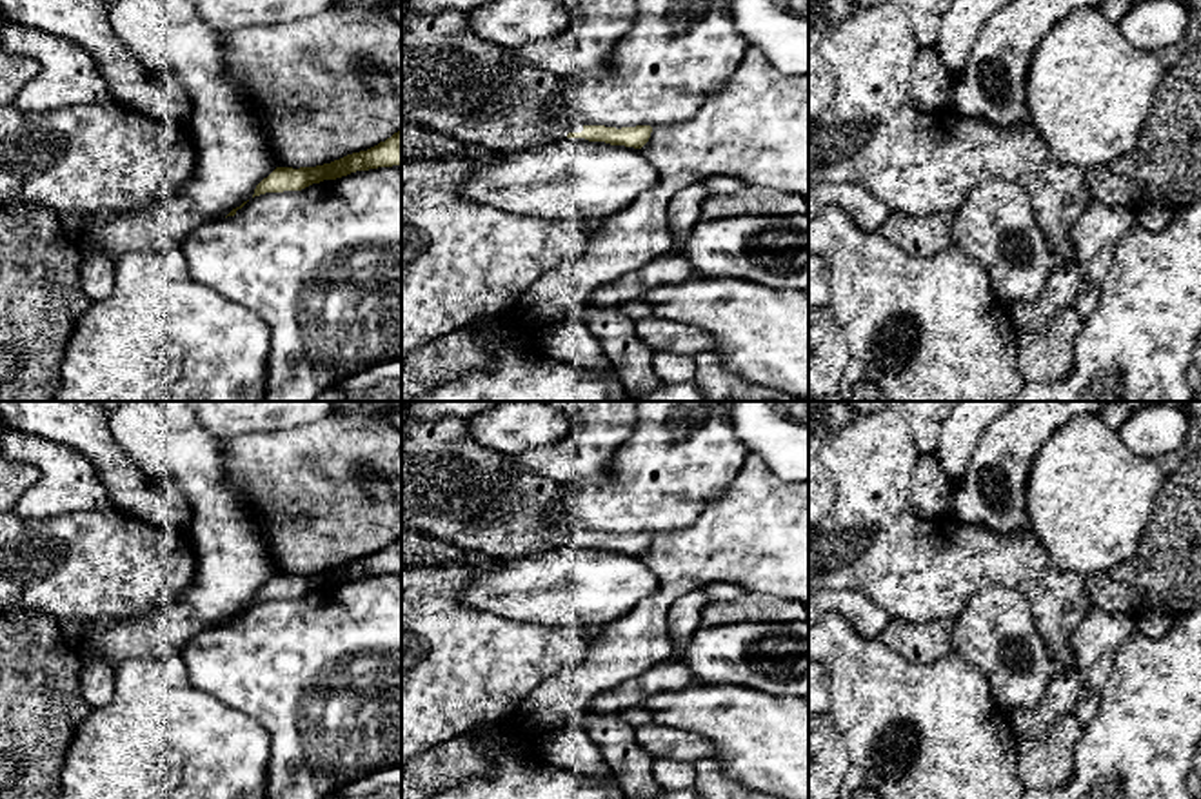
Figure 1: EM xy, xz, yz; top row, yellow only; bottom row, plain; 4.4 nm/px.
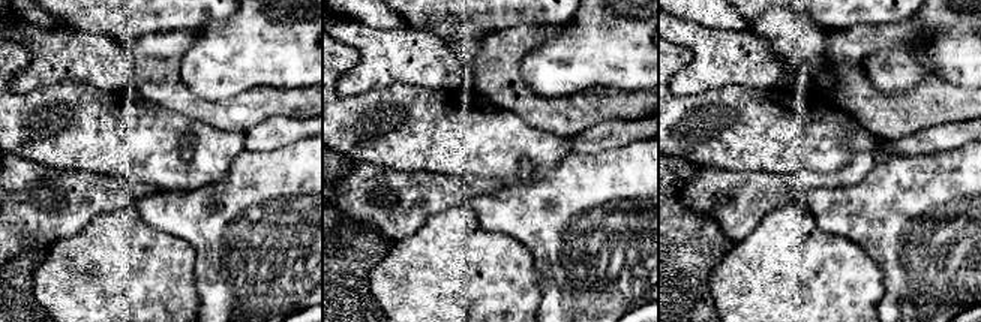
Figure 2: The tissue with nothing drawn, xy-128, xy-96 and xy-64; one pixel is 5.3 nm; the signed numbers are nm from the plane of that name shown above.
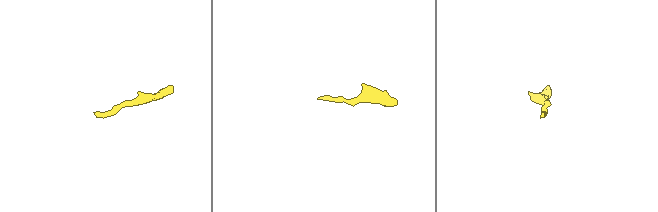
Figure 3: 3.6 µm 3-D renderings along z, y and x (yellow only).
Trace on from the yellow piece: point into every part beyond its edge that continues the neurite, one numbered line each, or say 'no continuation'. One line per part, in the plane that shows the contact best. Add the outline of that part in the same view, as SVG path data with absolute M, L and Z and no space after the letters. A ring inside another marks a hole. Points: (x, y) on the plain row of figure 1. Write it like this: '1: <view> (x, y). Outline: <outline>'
1: xz (480, 500). Outline: M402 418L402 527L463 552L516 557L581 539L556 514L561 485L480 445L465 418Z

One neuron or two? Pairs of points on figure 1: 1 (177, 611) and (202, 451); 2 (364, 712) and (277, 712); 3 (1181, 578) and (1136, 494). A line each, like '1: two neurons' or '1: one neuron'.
1: one neuron
2: one neuron
3: two neurons

